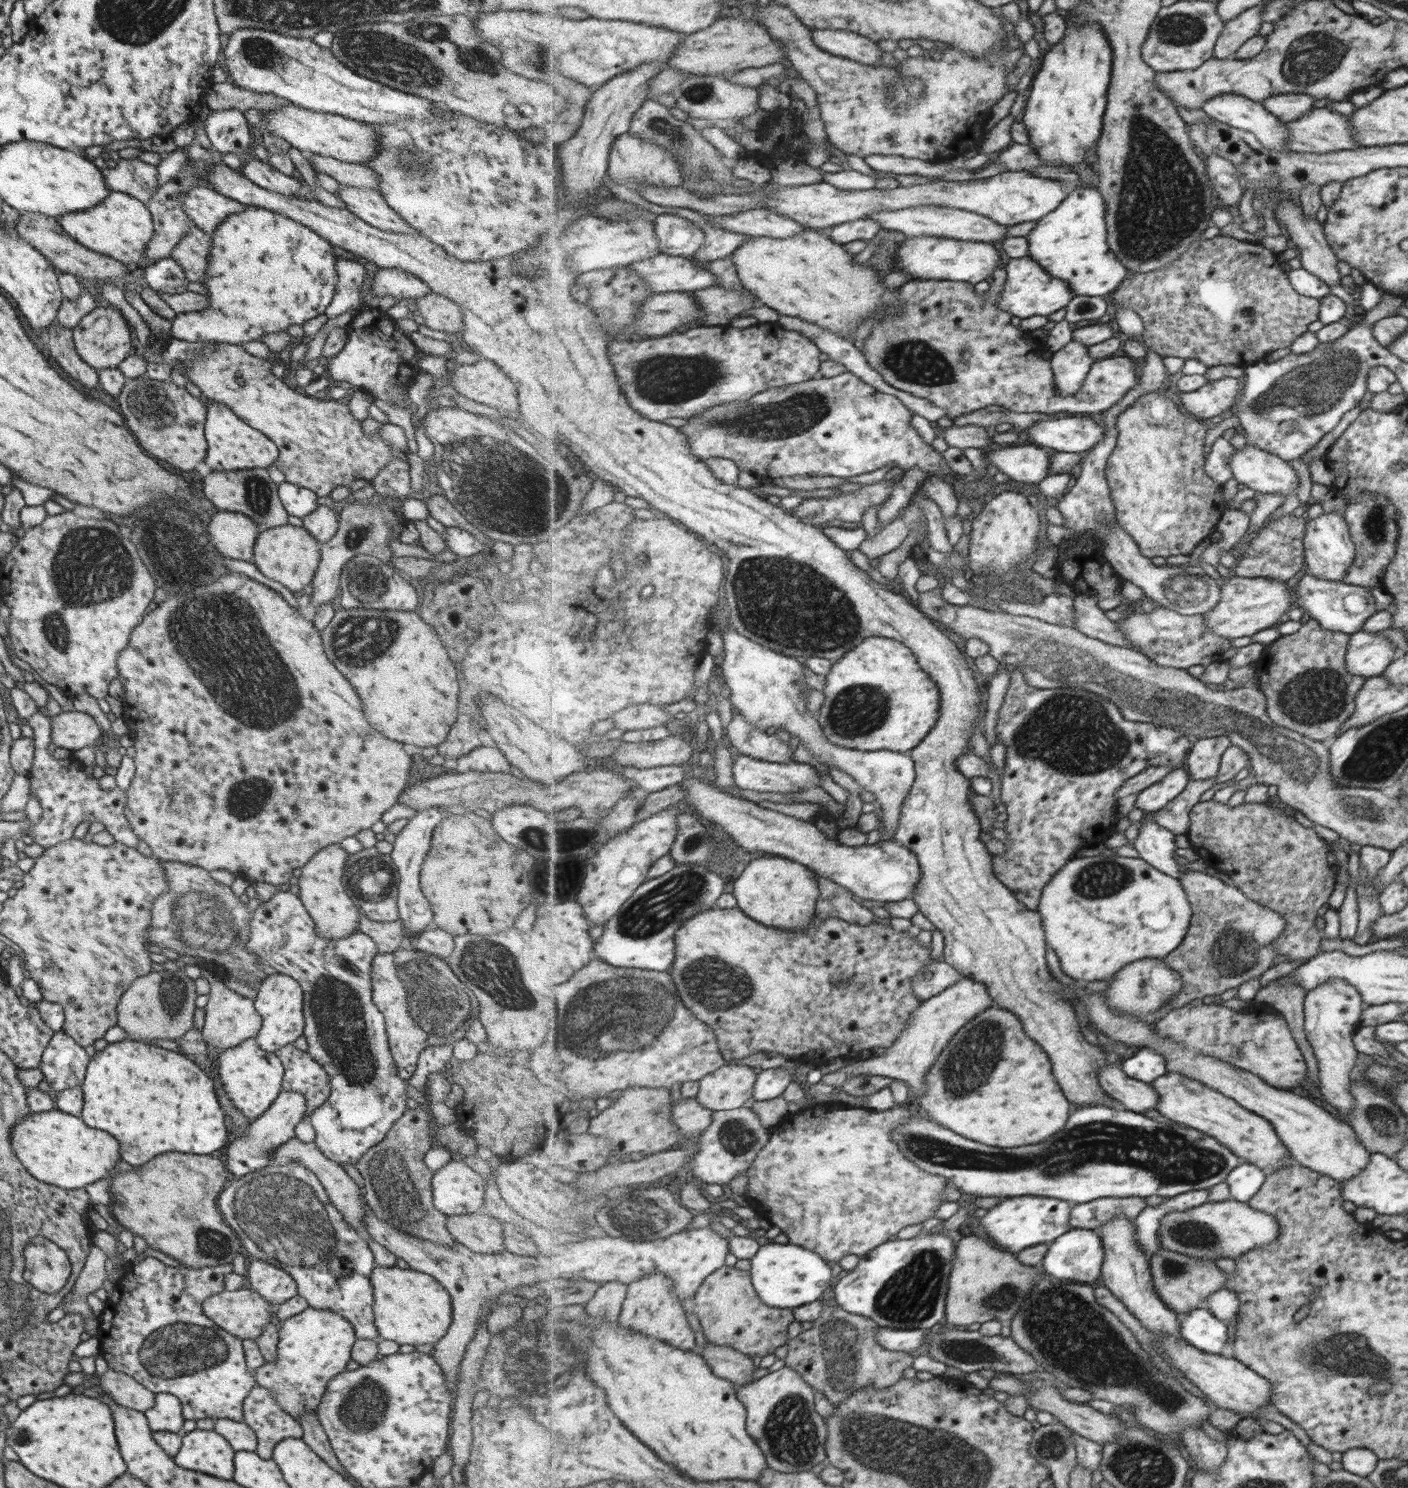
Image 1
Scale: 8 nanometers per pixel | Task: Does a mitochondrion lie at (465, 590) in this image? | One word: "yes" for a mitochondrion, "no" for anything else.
no

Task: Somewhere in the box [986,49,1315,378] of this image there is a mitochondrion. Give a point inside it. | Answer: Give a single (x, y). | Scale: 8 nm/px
(1156, 172)

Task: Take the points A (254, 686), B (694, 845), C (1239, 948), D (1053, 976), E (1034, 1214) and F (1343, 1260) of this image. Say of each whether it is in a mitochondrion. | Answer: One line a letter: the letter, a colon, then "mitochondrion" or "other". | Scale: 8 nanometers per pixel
A: mitochondrion
B: mitochondrion
C: mitochondrion
D: other
E: other
F: other

